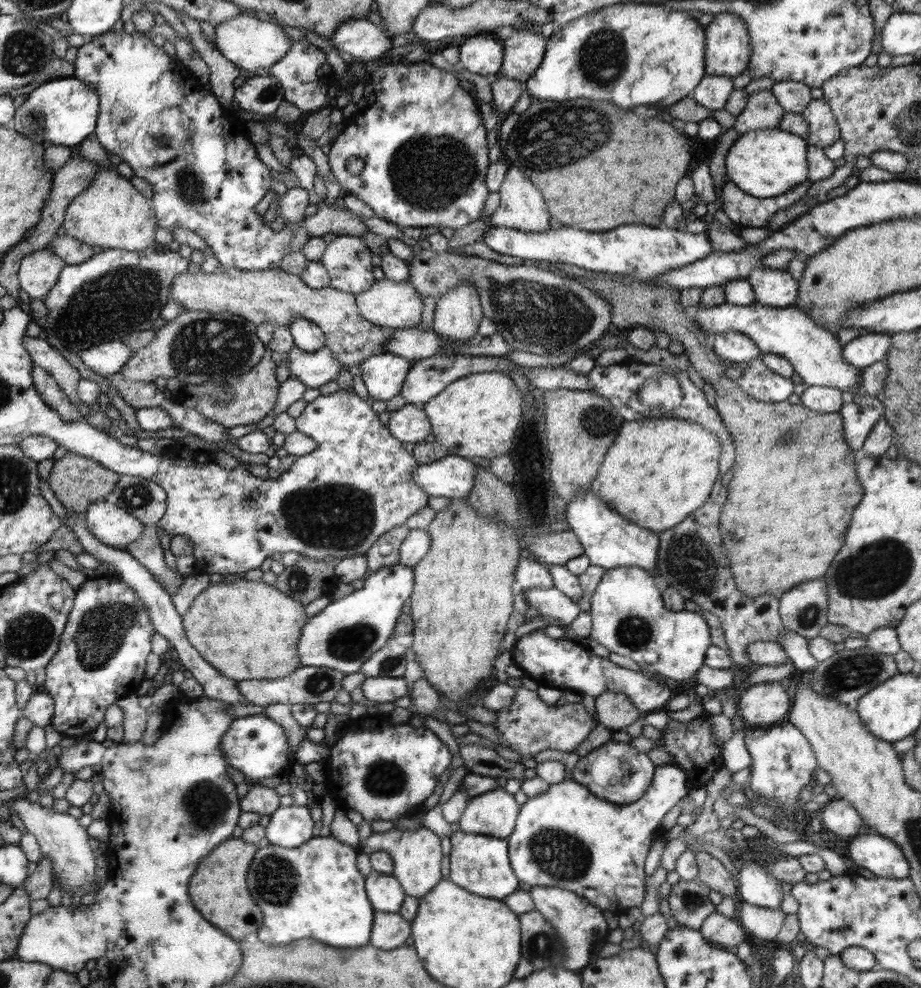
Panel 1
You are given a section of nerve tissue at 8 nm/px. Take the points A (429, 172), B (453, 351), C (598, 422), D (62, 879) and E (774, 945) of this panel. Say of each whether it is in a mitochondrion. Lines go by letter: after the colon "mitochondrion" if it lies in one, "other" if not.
A: mitochondrion
B: other
C: mitochondrion
D: mitochondrion
E: other

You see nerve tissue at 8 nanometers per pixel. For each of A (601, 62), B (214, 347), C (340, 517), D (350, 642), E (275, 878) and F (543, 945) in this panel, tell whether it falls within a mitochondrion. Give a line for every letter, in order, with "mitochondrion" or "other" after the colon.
A: mitochondrion
B: mitochondrion
C: mitochondrion
D: mitochondrion
E: mitochondrion
F: mitochondrion

